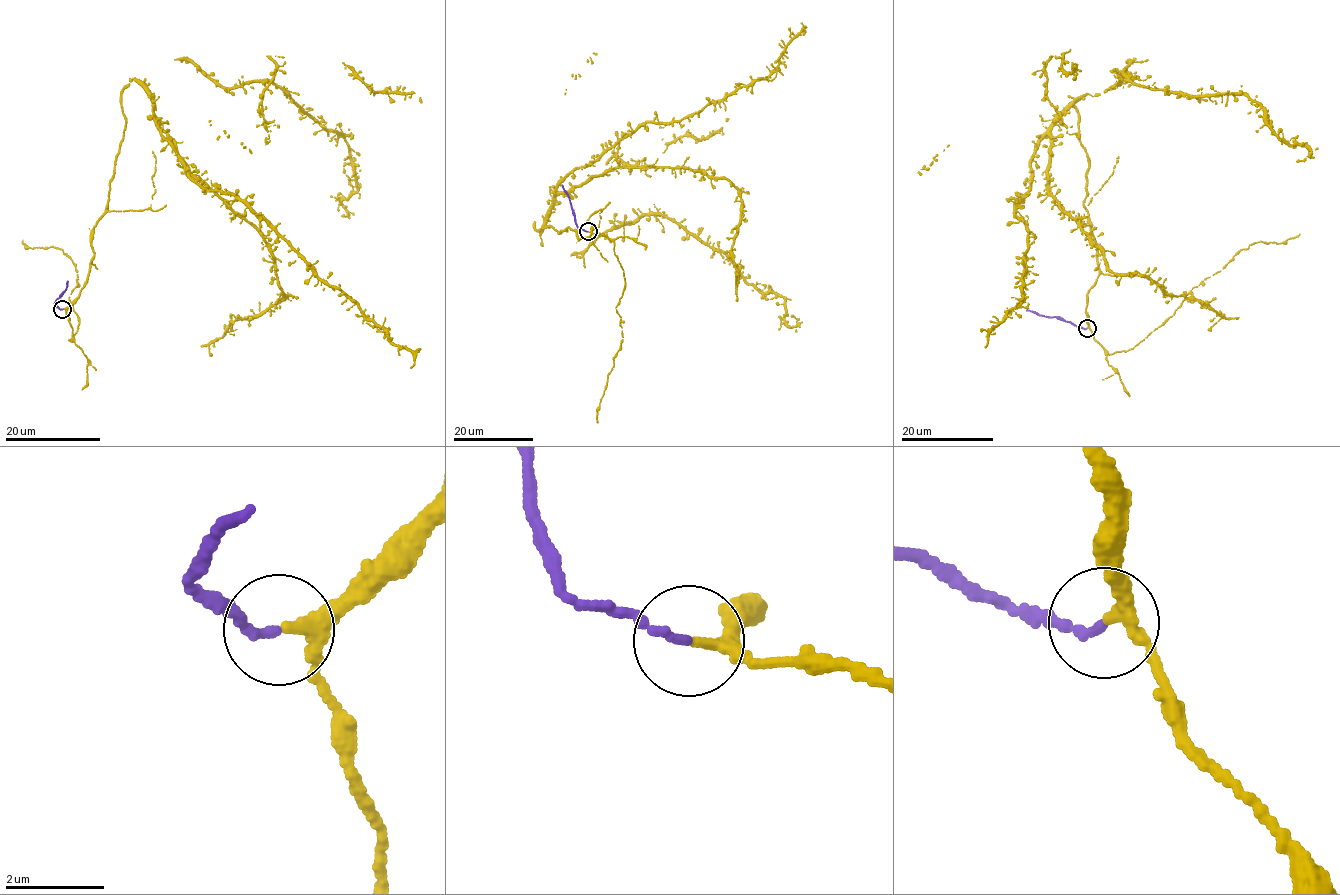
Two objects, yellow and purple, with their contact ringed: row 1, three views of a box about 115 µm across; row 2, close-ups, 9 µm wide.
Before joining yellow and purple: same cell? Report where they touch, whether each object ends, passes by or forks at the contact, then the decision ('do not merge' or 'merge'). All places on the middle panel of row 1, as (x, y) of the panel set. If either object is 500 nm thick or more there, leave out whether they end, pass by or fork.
place (588, 231); yellow passes by; purple ends; merge

